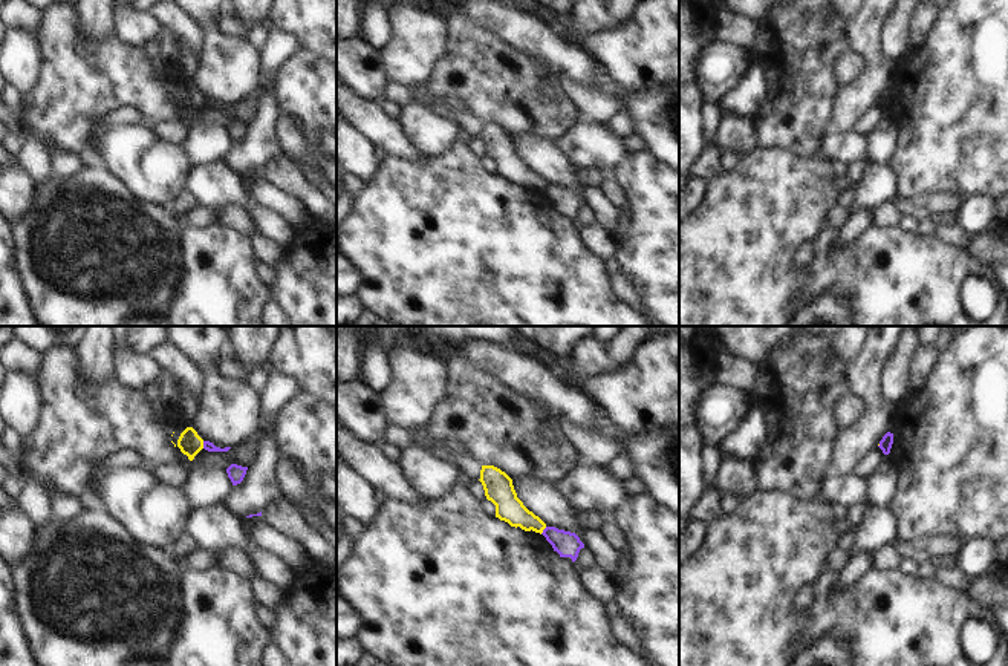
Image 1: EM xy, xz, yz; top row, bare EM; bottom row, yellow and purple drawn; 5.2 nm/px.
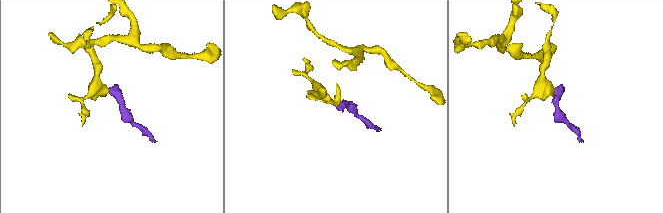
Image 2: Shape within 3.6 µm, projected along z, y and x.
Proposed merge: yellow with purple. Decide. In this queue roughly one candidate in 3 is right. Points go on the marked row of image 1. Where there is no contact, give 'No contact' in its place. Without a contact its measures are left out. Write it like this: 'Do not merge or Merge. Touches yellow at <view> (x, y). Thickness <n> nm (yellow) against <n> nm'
Merge. Touches yellow at xy (202, 444). Thickness 120 nm (yellow) against 50 nm

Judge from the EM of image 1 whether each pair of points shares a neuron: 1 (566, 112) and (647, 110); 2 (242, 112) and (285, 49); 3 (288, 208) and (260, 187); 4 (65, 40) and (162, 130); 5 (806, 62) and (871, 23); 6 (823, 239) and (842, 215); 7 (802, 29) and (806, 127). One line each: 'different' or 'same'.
1: different
2: same
3: same
4: different
5: different
6: different
7: same

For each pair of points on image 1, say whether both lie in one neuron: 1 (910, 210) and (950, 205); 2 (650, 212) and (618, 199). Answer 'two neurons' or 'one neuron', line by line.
1: one neuron
2: two neurons

